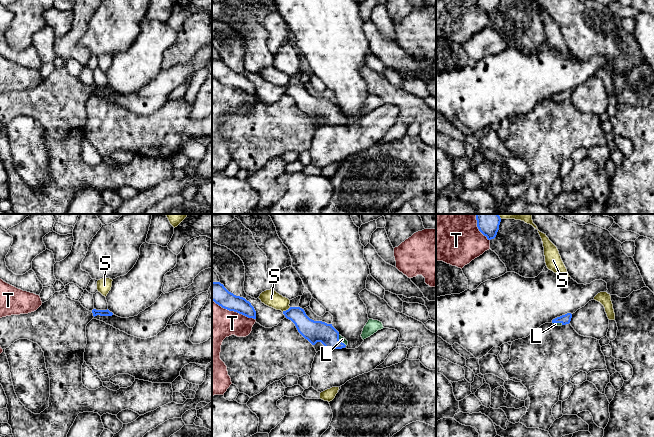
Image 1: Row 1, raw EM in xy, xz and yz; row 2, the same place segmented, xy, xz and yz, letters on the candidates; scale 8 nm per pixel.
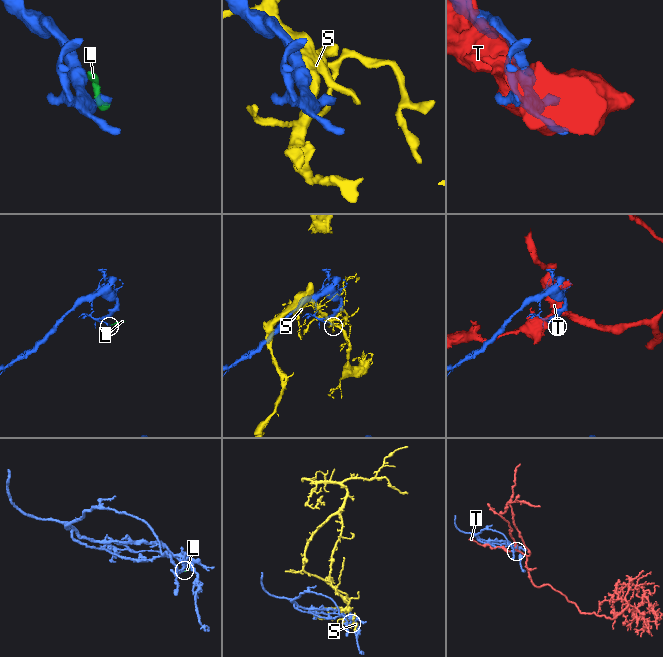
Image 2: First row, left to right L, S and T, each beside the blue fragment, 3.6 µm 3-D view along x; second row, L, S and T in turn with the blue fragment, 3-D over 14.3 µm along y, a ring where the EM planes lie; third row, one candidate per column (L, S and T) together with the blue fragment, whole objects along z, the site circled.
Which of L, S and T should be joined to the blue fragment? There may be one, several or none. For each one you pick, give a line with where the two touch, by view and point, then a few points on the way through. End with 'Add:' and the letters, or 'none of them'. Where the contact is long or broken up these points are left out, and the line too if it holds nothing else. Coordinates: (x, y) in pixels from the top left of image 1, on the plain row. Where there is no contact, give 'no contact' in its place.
L: contact xz (340, 117); way xz (314, 107), (340, 117), (342, 115)
Add: L

